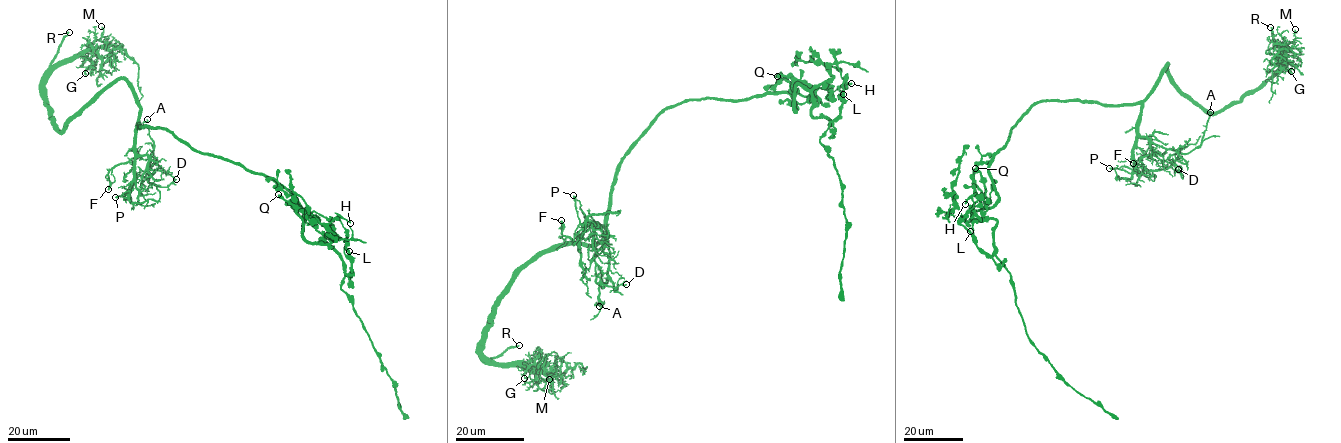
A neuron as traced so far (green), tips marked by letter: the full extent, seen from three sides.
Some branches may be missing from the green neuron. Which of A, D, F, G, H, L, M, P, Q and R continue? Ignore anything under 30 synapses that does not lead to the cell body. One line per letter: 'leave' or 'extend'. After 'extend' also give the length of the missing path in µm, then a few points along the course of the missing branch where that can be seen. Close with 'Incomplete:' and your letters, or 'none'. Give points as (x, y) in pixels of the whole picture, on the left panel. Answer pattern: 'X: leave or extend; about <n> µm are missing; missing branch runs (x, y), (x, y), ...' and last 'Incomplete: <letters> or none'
A: leave
D: leave
F: leave
G: leave
H: leave
L: leave
M: leave
P: leave
Q: leave
R: extend; about 60 µm are missing
Incomplete: R

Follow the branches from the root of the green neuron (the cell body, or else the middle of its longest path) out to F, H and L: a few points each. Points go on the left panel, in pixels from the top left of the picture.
F: (166, 130), (145, 124), (140, 128), (138, 122), (135, 156), (109, 171), (108, 189)
H: (166, 130), (282, 184), (323, 236), (319, 243), (331, 231), (345, 239), (339, 218), (350, 223)
L: (166, 130), (197, 151), (282, 184), (348, 273), (349, 251)

